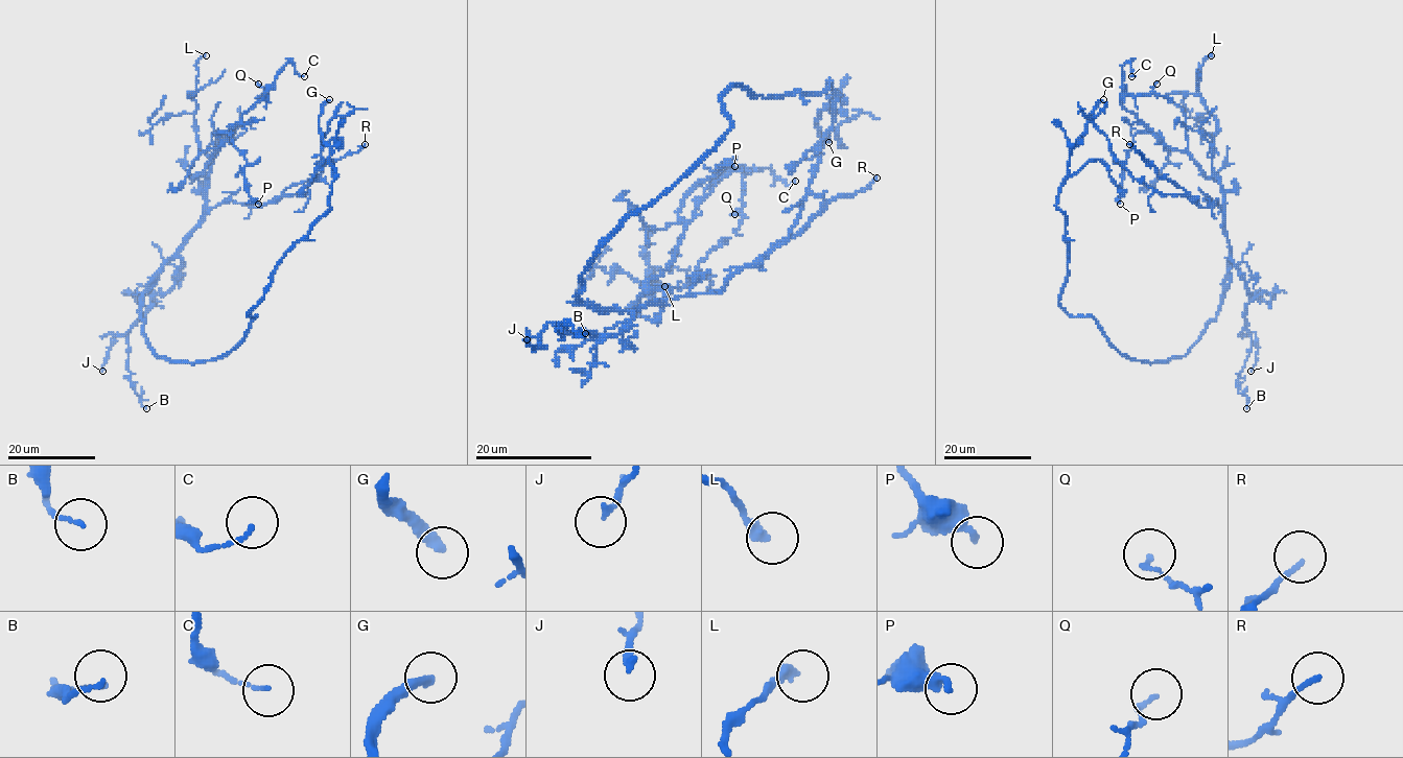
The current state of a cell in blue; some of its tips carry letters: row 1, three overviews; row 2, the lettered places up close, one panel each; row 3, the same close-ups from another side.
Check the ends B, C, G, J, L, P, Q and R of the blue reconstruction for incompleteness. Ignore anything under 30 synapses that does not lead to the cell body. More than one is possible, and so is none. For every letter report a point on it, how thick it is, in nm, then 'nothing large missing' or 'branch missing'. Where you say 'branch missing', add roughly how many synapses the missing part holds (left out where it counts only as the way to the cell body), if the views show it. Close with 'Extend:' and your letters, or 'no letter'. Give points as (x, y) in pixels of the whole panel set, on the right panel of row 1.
B: at (1246, 408); 110 nm thick; nothing large missing
C: at (1131, 76); 90 nm thick; nothing large missing
G: at (1103, 99); 280 nm thick; branch missing; about 120 synapses
J: at (1250, 371); 200 nm thick; nothing large missing
L: at (1211, 55); 340 nm thick; nothing large missing
P: at (1120, 204); 360 nm thick; nothing large missing
Q: at (1156, 84); 130 nm thick; nothing large missing
R: at (1129, 144); 120 nm thick; nothing large missing
Extend: G

